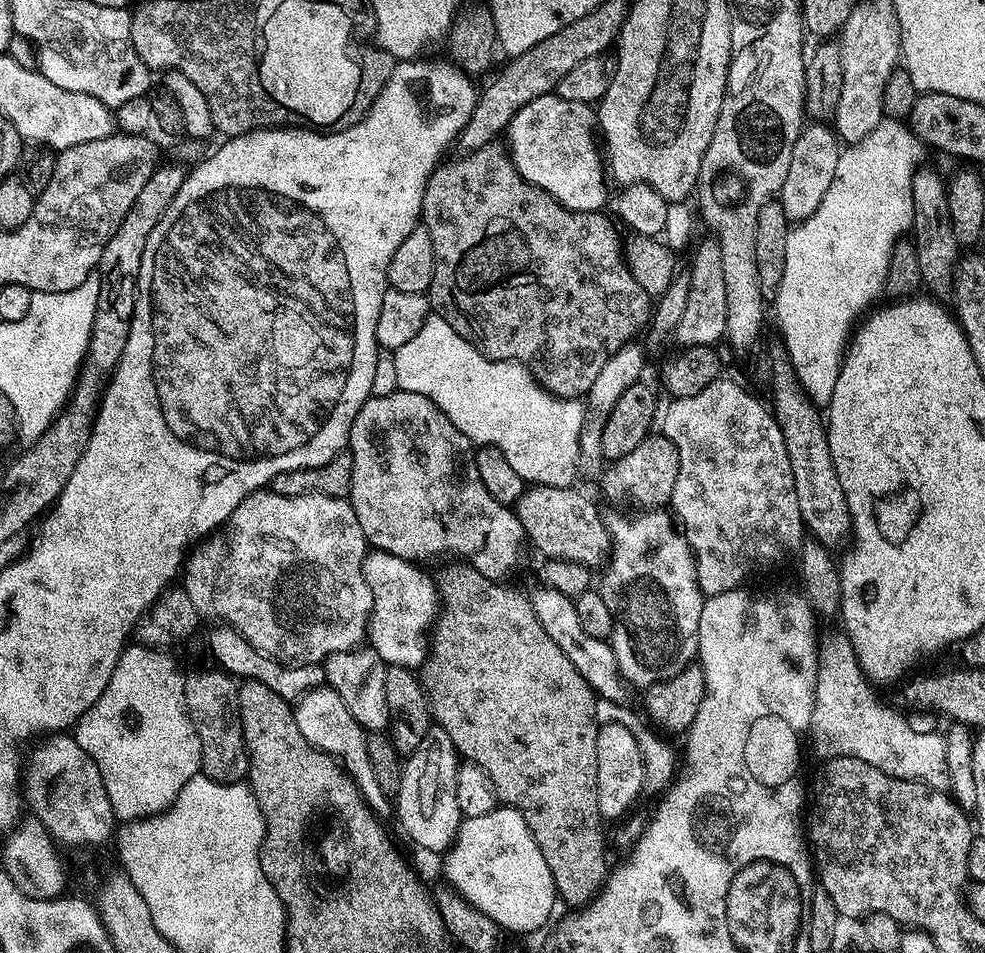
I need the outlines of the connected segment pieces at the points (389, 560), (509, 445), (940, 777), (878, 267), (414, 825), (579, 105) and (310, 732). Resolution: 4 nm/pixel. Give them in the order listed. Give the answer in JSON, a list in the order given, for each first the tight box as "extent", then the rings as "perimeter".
[{"extent":[362,550,438,670],"perimeter":[[[375,550],[364,557],[362,574],[372,595],[372,614],[368,617],[366,640],[388,666],[413,670],[423,665],[426,633],[438,612],[438,593],[433,579],[419,572],[417,565],[394,554]]]},{"extent":[394,315,586,487],"perimeter":[[[429,315],[427,322],[406,342],[406,346],[395,349],[394,370],[398,373],[398,389],[401,392],[422,394],[466,434],[476,446],[491,446],[506,454],[510,470],[518,474],[529,485],[569,487],[572,481],[572,463],[577,463],[580,447],[580,431],[584,428],[586,404],[583,399],[562,400],[545,392],[531,372],[512,360],[489,360],[480,353],[462,334],[450,326],[442,317]]]},{"extent":[810,630,949,790],"perimeter":[[[843,630],[821,631],[818,636],[816,657],[818,658],[818,674],[816,675],[816,697],[812,711],[810,740],[812,736],[817,750],[822,754],[821,757],[858,758],[862,762],[870,762],[870,766],[878,766],[878,770],[882,770],[886,774],[907,780],[920,780],[937,790],[943,789],[949,783],[944,736],[940,732],[939,734],[919,732],[918,729],[911,728],[894,709],[887,708],[872,693],[873,685],[860,668],[858,658],[854,654],[854,646]]]},{"extent":[774,118,926,406],"perimeter":[[[887,118],[880,120],[878,126],[874,126],[874,130],[870,130],[870,134],[866,134],[866,138],[862,138],[857,144],[847,145],[841,151],[833,181],[830,182],[829,189],[823,195],[818,208],[810,217],[797,223],[786,238],[786,270],[782,270],[782,282],[776,287],[774,293],[776,322],[780,326],[780,334],[784,338],[785,348],[788,350],[786,358],[791,361],[798,382],[804,387],[804,393],[817,406],[826,406],[830,402],[830,398],[834,398],[834,386],[838,382],[840,368],[844,365],[844,353],[850,343],[850,337],[853,335],[854,325],[877,303],[876,299],[881,299],[886,282],[886,270],[890,266],[892,251],[896,249],[896,241],[901,239],[912,227],[912,180],[917,176],[918,166],[916,163],[923,158],[924,152],[926,153],[925,145],[921,144],[920,139],[908,129],[907,123]]]},{"extent":[394,726,461,852],"perimeter":[[[429,726],[418,750],[403,761],[400,788],[394,797],[394,812],[404,832],[420,848],[440,852],[452,847],[460,831],[461,815],[458,810],[458,753],[450,742],[446,730]]]},{"extent":[506,94,610,212],"perimeter":[[[555,94],[534,98],[534,102],[522,106],[522,110],[518,110],[518,114],[509,122],[506,129],[510,155],[520,171],[520,176],[528,184],[534,184],[549,192],[564,208],[575,212],[601,211],[609,203],[610,191],[608,192],[607,186],[604,185],[606,164],[602,159],[601,149],[600,152],[596,149],[596,140],[592,137],[592,128],[594,132],[597,124],[598,116],[592,104],[567,100]]]},{"extent":[294,686,389,814],"perimeter":[[[317,686],[295,701],[294,711],[298,730],[302,730],[302,736],[315,748],[330,753],[344,765],[345,771],[360,787],[360,792],[369,808],[377,814],[384,814],[387,808],[389,811],[389,797],[382,794],[382,789],[374,778],[374,769],[370,766],[370,754],[366,754],[368,732],[355,720],[354,715],[350,714],[339,694],[329,686]]]}]

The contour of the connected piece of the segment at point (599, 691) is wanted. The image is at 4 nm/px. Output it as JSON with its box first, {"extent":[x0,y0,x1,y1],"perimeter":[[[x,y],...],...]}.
{"extent":[530,587,626,701],"perimeter":[[[539,587],[530,592],[530,599],[538,622],[542,622],[542,630],[546,630],[546,634],[550,634],[550,638],[554,638],[554,642],[558,642],[562,654],[566,654],[566,658],[570,658],[570,662],[574,662],[574,668],[586,678],[589,686],[601,701],[622,699],[626,684],[618,670],[611,643],[608,640],[590,638],[590,634],[586,634],[586,630],[582,630],[573,597],[562,594],[554,588]]]}

